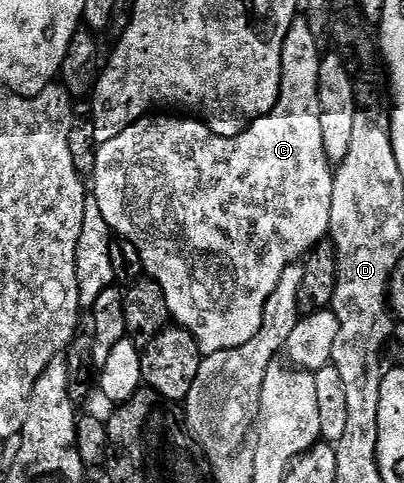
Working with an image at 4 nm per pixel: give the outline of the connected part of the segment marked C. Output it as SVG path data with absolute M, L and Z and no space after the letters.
M298 17L288 29L284 37L282 50L282 84L280 97L273 111L250 124L244 133L236 137L220 137L212 133L205 123L194 117L178 117L169 119L169 114L154 113L149 117L137 119L120 137L112 137L112 141L101 144L96 157L96 165L92 176L92 199L96 209L102 214L102 220L115 236L132 241L136 249L140 249L142 266L145 274L154 279L160 289L164 289L164 297L168 301L171 320L177 326L184 327L192 333L198 342L203 356L220 353L228 349L236 349L240 345L248 345L256 333L260 333L260 325L264 317L264 305L268 305L268 297L272 297L272 289L280 285L280 277L284 269L292 264L305 260L317 243L323 242L330 233L330 218L332 217L332 185L334 171L330 158L324 149L324 133L320 129L320 101L318 100L318 74L320 73L319 36L308 29L306 20Z

